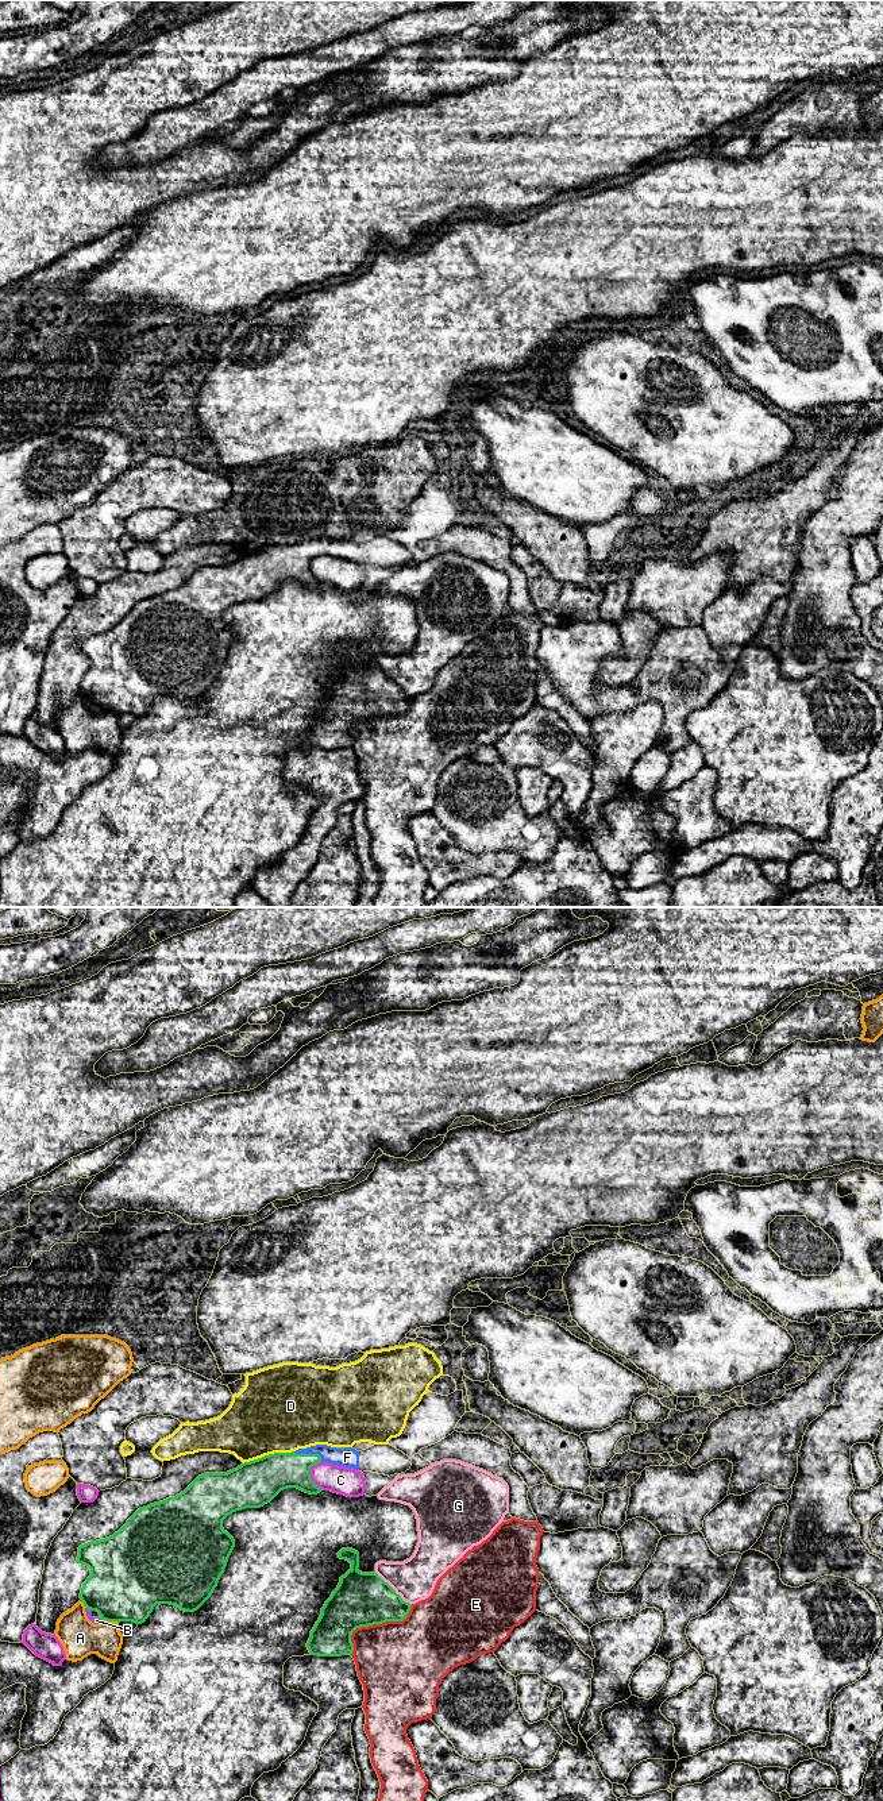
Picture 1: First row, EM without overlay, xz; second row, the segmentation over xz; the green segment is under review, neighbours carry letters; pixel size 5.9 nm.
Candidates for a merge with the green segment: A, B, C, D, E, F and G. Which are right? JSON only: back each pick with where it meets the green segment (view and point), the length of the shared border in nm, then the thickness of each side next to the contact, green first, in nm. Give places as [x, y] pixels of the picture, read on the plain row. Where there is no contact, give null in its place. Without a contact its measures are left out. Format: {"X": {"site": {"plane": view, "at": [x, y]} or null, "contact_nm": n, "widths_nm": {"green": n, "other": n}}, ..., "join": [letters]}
{"F": {"site": {"plane": "xz", "at": [309, 547]}, "contact_nm": 190, "widths_nm": {"green": 220, "other": 120}}, "join": ["F"]}

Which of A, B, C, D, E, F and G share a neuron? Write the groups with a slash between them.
A / B / C / D / E / F / G

